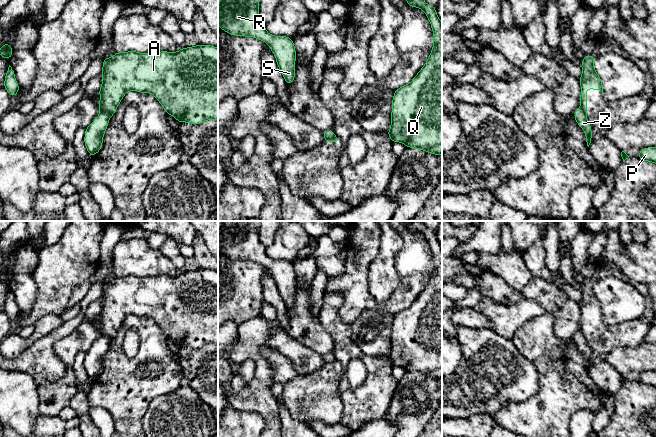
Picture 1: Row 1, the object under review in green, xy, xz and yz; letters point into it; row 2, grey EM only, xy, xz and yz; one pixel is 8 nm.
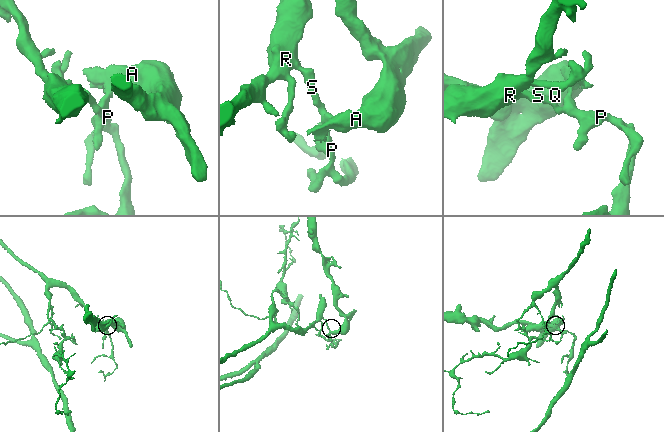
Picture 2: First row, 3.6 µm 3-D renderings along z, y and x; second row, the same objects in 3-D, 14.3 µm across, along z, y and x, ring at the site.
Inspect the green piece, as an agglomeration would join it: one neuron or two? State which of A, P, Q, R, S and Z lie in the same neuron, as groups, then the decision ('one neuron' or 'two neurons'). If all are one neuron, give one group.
groups A Q / P R S Z; two neurons

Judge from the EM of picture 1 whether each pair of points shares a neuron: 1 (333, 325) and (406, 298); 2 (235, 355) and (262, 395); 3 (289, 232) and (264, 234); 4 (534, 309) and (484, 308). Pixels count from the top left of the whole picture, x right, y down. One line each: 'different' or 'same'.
1: different
2: same
3: different
4: same

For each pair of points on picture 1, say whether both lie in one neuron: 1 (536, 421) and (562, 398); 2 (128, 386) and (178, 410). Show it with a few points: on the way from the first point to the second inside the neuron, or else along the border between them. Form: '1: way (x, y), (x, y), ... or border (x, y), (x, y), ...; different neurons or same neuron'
1: way (542, 417), (556, 403); same neuron
2: border (176, 389), (156, 396), (142, 418); different neurons

